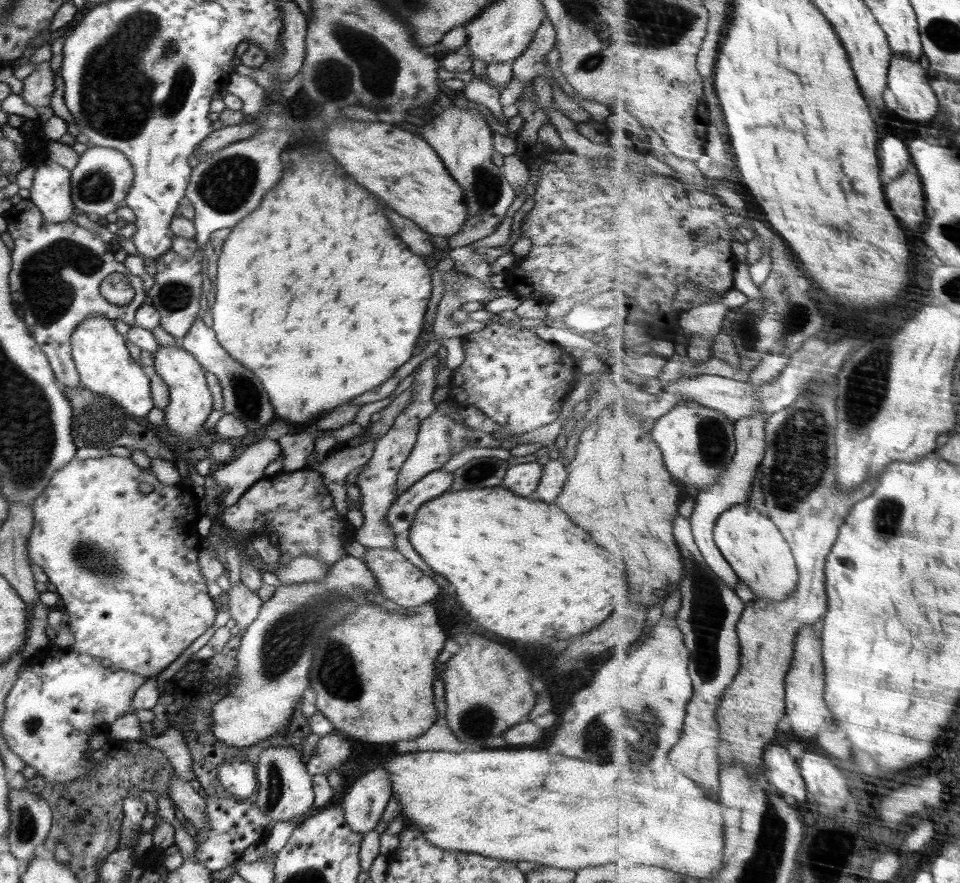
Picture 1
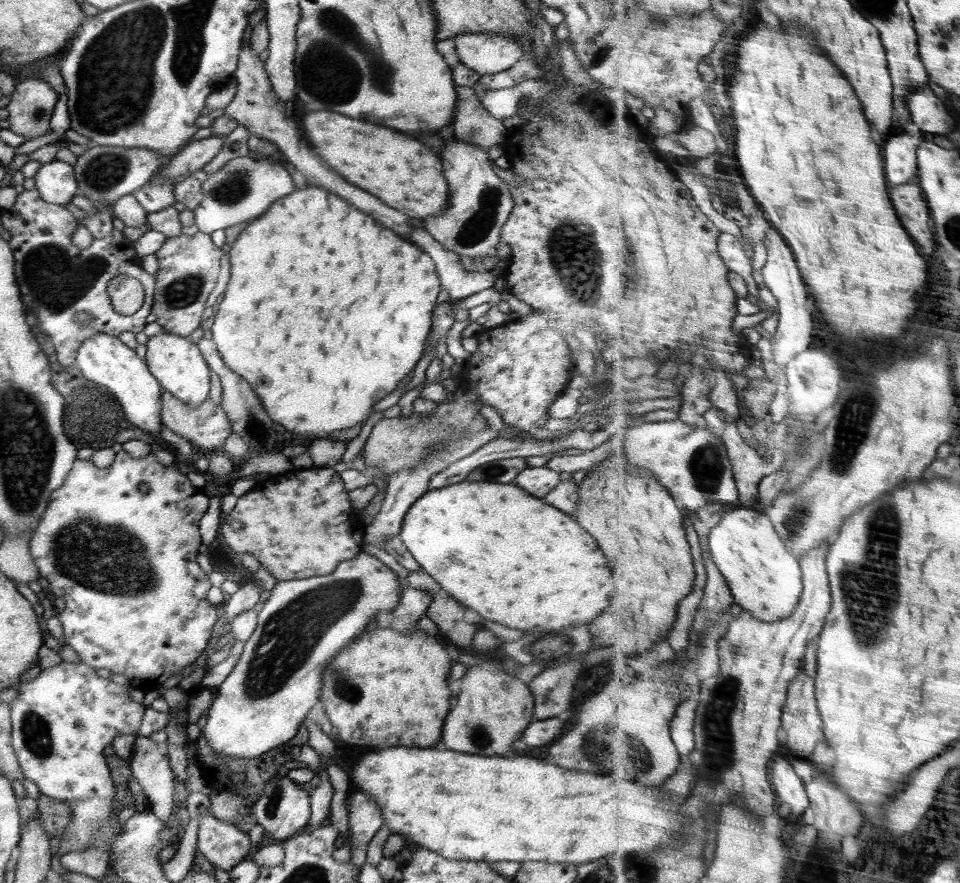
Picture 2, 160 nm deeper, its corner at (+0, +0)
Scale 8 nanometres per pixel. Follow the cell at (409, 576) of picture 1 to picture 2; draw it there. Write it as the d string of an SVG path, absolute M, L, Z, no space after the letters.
M400 578L403 586L399 603L391 613L393 614L393 627L396 632L413 632L416 622L426 614L430 603L433 601L433 593L429 590L418 590L410 587L406 578Z

